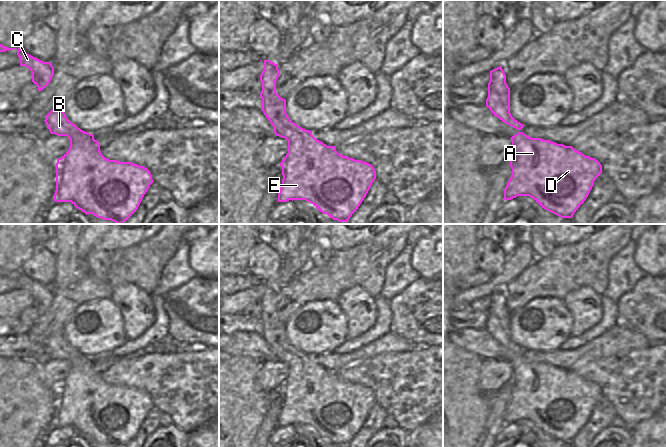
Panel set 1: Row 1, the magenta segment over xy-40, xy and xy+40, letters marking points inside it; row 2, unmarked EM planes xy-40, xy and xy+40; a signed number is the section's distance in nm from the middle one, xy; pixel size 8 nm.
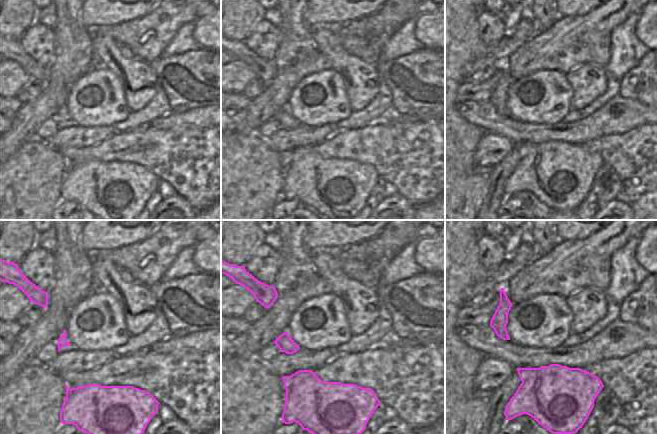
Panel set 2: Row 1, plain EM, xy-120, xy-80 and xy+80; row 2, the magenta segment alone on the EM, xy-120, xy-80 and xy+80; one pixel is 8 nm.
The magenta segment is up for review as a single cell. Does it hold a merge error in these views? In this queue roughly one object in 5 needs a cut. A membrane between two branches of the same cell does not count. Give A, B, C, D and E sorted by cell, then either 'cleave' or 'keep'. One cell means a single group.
groups A B C D E; keep

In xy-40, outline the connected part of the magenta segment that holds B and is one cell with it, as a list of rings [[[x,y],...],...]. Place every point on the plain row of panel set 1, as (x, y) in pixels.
[[[62,332],[51,334],[44,344],[51,358],[70,363],[68,375],[57,383],[55,426],[71,426],[77,433],[115,447],[126,446],[138,433],[154,406],[150,395],[131,386],[105,382],[94,359],[81,354],[65,339]]]

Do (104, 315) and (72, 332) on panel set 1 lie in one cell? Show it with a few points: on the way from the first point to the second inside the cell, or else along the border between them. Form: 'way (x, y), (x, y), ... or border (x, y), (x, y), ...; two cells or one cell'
way (105, 326), (97, 333), (83, 335); one cell

